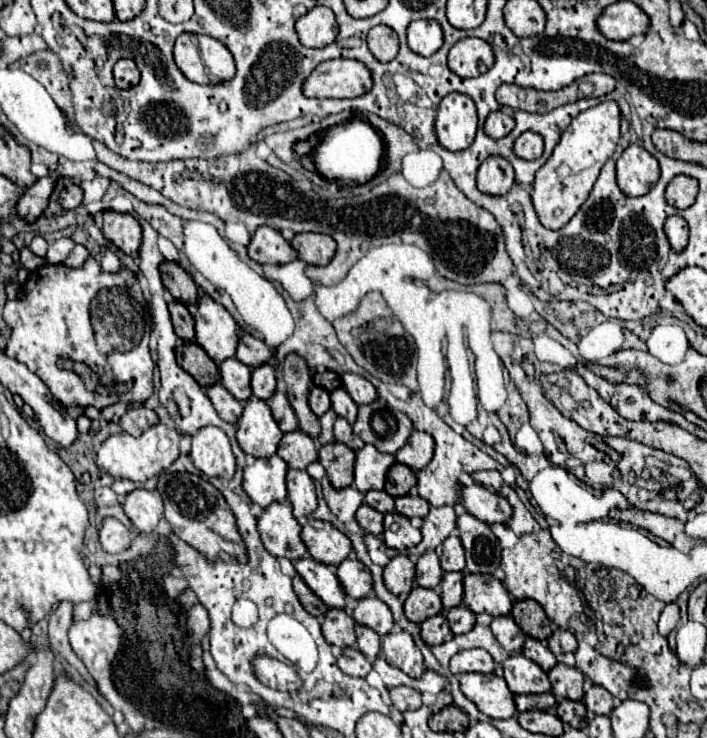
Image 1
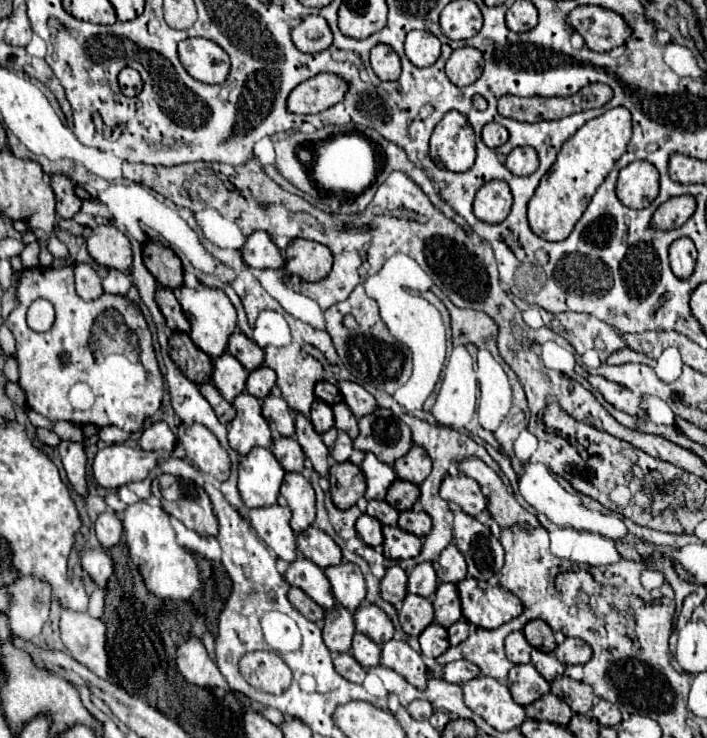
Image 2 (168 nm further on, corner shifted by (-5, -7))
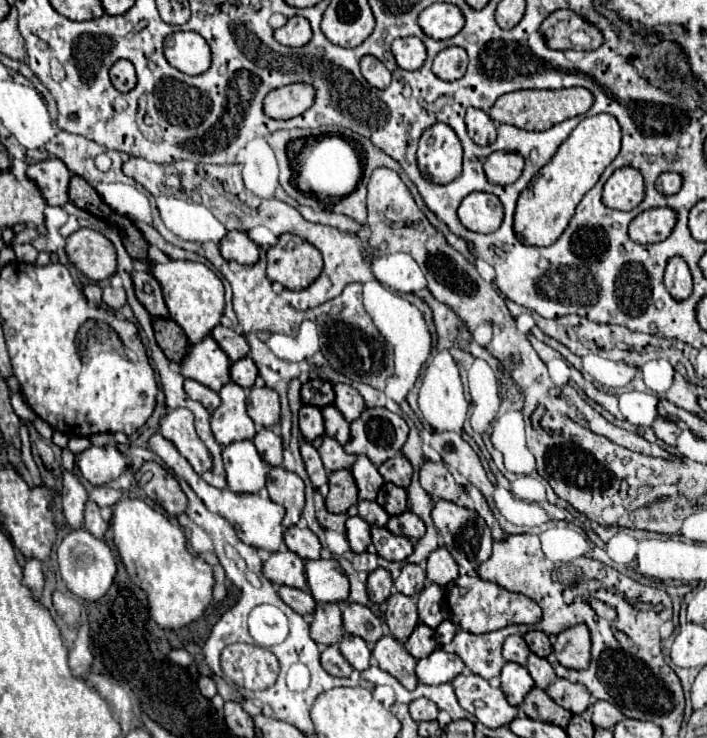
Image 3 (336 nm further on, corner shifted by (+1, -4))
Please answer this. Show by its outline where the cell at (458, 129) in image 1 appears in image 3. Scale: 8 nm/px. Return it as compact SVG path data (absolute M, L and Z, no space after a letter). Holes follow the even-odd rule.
M446 123L428 127L418 145L418 167L434 183L450 183L462 173L462 143Z

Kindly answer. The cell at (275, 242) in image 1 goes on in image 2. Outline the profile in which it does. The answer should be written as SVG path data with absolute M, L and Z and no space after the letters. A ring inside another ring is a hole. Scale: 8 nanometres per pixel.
M252 232L240 252L252 268L282 268L286 262L266 232Z

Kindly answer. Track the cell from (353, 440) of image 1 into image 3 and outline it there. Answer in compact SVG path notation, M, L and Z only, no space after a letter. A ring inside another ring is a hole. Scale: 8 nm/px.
M324 437L322 447L318 449L322 463L328 471L338 471L338 469L350 469L356 461L356 455L350 455L344 451L344 447L334 439L334 437Z

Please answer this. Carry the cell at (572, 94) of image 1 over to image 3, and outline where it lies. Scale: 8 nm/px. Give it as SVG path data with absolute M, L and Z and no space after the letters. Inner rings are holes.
M570 87L570 89L558 89L558 91L512 91L496 99L494 107L490 109L490 117L498 123L508 123L520 129L530 129L530 131L542 131L548 129L564 119L576 117L580 113L586 113L594 103L592 91L584 87Z

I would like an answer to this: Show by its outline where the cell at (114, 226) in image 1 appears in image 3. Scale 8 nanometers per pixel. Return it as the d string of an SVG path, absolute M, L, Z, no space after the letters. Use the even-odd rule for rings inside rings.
M78 229L66 239L70 261L90 281L102 281L116 273L116 249L108 237L94 229Z

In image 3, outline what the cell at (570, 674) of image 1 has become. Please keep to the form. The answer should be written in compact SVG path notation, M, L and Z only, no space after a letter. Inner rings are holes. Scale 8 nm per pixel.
M556 679L554 683L548 685L546 693L564 709L580 715L588 709L590 705L590 693L584 685L580 683L570 683L568 679Z

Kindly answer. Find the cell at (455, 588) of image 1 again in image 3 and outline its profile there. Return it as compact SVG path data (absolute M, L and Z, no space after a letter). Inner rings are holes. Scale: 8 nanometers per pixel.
M430 583L422 589L418 597L418 615L424 625L430 625L436 629L444 619L448 619L446 601L444 601L444 589L436 583Z

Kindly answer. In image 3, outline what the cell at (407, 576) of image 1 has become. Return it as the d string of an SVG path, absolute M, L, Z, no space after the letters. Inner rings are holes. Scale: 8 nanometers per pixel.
M376 569L370 573L368 581L366 581L366 587L368 587L368 597L370 601L374 603L384 603L390 595L392 595L392 575L386 571L386 569Z

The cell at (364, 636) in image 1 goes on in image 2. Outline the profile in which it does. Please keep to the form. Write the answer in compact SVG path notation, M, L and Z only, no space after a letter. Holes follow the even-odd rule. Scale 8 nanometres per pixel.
M356 632L352 640L352 656L362 668L374 668L380 664L380 646L374 644L368 636Z

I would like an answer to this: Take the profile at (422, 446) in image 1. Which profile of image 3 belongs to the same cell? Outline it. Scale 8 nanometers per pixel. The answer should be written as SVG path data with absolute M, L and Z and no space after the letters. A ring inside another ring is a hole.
M402 453L384 461L378 467L378 471L384 477L384 481L390 481L390 483L394 483L398 487L404 487L404 489L410 485L410 479L412 479L412 473L414 473L412 463Z

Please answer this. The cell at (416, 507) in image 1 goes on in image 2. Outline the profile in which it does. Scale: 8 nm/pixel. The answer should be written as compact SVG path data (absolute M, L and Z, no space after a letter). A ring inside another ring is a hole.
M406 510L406 512L400 512L400 518L398 518L398 526L410 534L416 534L416 536L426 536L430 532L430 516L426 512L414 512L414 510Z

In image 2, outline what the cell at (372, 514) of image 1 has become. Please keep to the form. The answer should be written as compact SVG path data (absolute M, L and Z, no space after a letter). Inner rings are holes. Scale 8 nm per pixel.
M362 514L358 520L356 520L356 532L358 536L364 540L366 546L380 546L384 542L384 536L382 536L382 524L368 516L368 514Z

